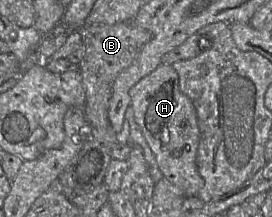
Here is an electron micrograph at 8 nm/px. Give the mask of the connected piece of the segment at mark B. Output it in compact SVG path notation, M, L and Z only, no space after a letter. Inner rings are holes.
M124 21L113 25L93 24L83 26L80 30L83 33L85 52L78 65L86 94L84 114L91 127L91 134L78 154L57 177L68 199L73 195L89 192L104 182L112 159L110 151L118 142L117 133L108 117L113 85L117 76L134 62L144 45L152 38L150 31L137 26L133 21Z

